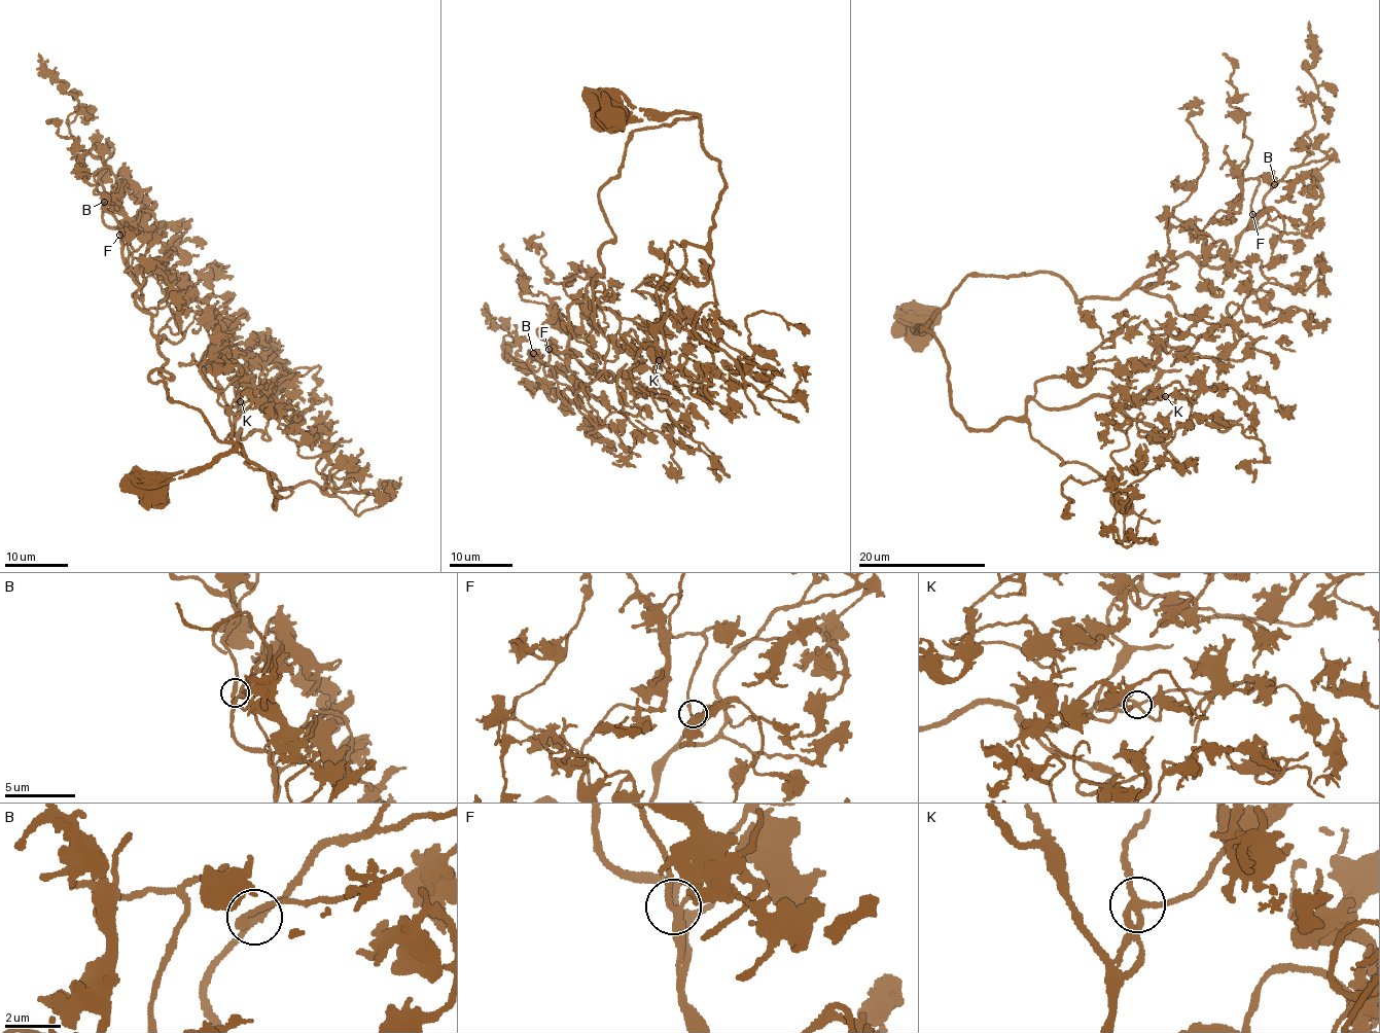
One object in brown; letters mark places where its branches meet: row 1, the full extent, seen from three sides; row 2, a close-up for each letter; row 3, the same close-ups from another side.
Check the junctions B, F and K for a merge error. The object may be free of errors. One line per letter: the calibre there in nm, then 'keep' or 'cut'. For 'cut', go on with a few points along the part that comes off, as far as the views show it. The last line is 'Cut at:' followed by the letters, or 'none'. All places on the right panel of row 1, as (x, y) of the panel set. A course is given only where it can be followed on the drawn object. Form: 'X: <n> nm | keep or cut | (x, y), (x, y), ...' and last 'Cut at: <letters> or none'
B: 240 nm | keep
F: 240 nm | keep
K: 240 nm | keep
Cut at: none

